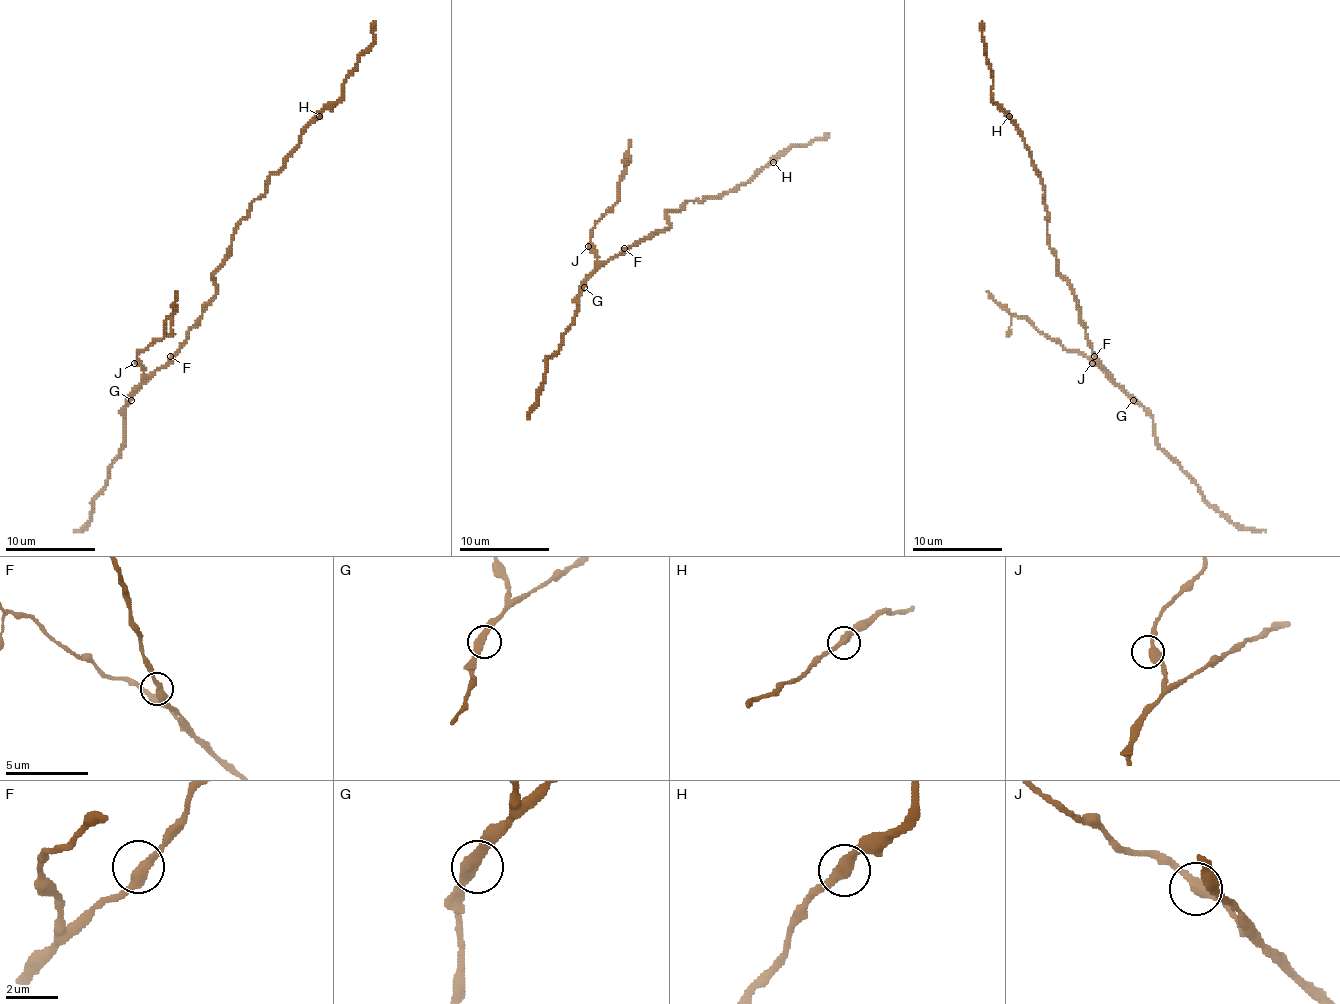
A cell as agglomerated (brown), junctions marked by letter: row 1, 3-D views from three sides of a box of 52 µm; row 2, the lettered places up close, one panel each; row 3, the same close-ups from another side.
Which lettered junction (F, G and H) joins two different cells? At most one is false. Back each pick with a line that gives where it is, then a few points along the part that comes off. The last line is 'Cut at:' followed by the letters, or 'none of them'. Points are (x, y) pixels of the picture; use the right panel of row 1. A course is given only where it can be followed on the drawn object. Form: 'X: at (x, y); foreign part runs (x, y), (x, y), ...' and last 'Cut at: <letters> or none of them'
G: at (1133, 400); foreign part runs (1133, 399), (1081, 354), (1067, 352), (1025, 318), (1011, 316), (986, 291)
Cut at: G

